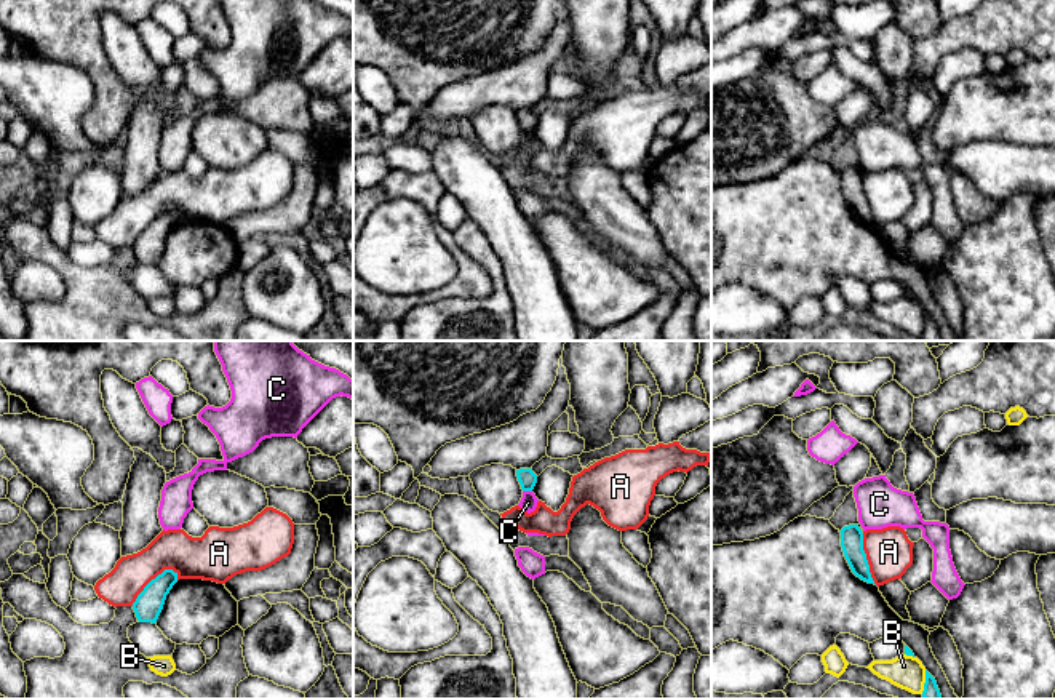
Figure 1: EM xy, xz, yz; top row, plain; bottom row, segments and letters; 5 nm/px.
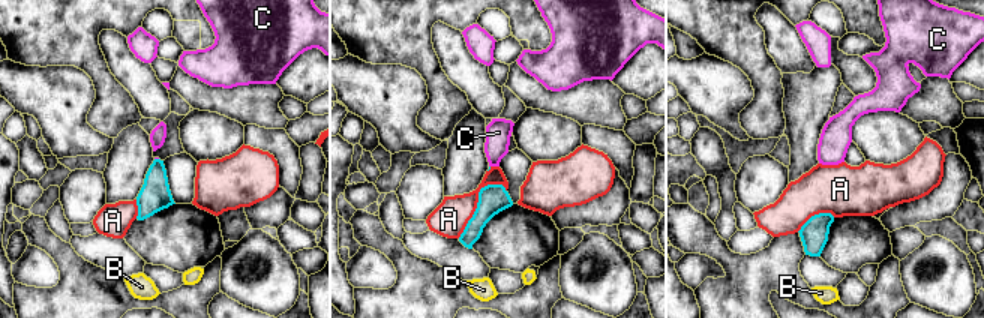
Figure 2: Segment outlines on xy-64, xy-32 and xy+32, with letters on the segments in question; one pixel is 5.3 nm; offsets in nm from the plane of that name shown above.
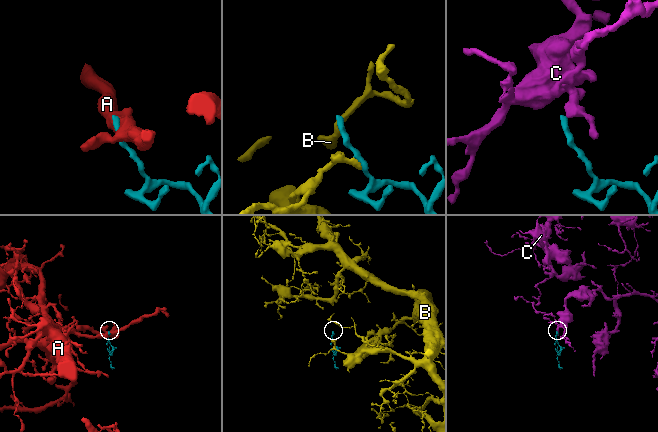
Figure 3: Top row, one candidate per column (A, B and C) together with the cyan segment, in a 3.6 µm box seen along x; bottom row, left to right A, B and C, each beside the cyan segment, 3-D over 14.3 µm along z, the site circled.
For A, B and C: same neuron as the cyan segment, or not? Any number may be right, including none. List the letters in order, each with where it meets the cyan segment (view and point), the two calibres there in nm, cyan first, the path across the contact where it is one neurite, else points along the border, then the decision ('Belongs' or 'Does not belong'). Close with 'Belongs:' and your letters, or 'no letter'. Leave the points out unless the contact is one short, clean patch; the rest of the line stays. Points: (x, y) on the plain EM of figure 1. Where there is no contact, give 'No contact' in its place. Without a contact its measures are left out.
A: Touches cyan at xy (152, 221). Thickness 140 nm (cyan) against 200 nm. Boundary: xy (178, 215), (171, 211), (159, 215), (131, 247). Does not belong
B: Touches cyan at yz (926, 323). Thickness 90 nm (cyan) against 170 nm. Boundary: yz (926, 312), (921, 335). Does not belong
C: Touches cyan at xz (528, 131). Thickness 90 nm (cyan) against 90 nm. Boundary: xz (523, 131), (531, 133). Does not belong
Belongs: no letter

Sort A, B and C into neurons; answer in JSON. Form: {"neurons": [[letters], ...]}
{"neurons": [["A"], ["B"], ["C"]]}

